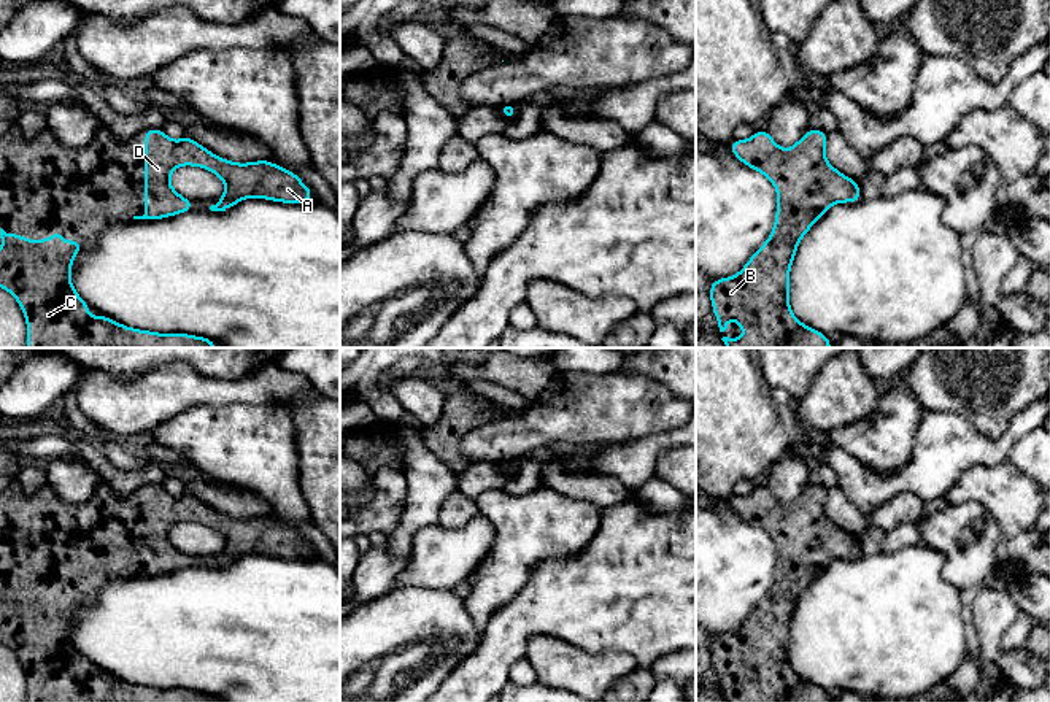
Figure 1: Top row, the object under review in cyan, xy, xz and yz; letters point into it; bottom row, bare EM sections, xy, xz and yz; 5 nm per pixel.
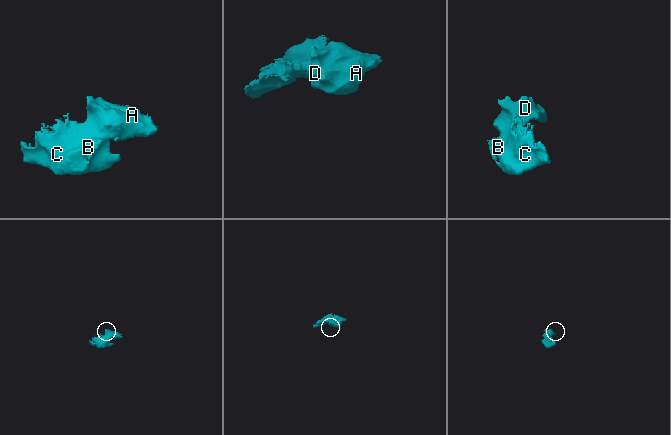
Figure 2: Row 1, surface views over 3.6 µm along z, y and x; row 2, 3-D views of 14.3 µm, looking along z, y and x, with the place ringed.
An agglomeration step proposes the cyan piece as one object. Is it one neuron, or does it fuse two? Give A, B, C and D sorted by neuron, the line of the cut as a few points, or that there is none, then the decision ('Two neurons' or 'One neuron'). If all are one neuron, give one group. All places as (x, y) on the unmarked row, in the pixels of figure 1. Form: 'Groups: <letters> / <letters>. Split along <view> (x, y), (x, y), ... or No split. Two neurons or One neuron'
Groups: A B C D. No split. One neuron

